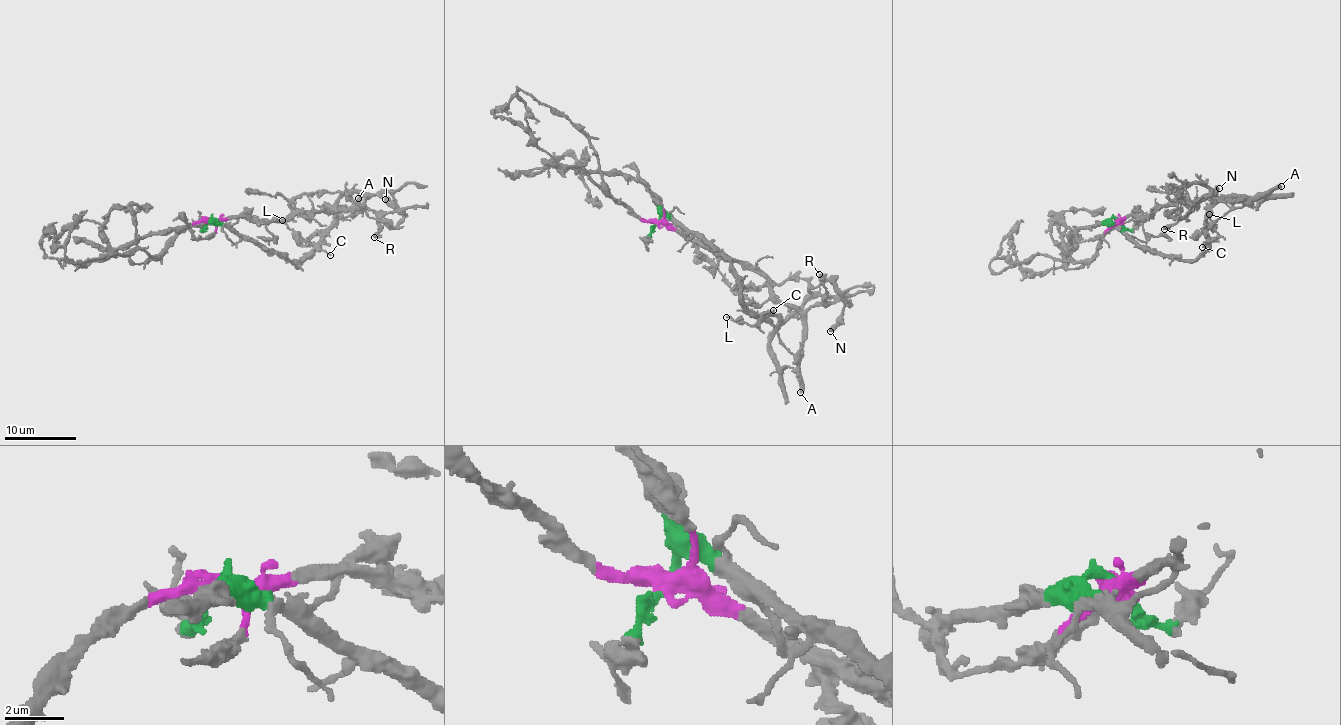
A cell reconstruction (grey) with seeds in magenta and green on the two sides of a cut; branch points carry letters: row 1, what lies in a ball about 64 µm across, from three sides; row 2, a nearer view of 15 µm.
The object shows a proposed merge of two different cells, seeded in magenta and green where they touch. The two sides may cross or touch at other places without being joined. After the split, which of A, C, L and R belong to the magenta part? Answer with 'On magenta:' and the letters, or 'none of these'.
On magenta: A, R

